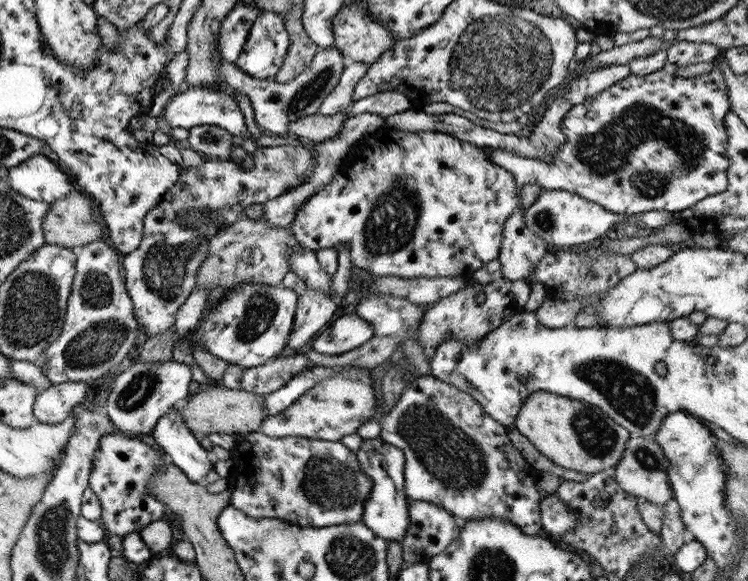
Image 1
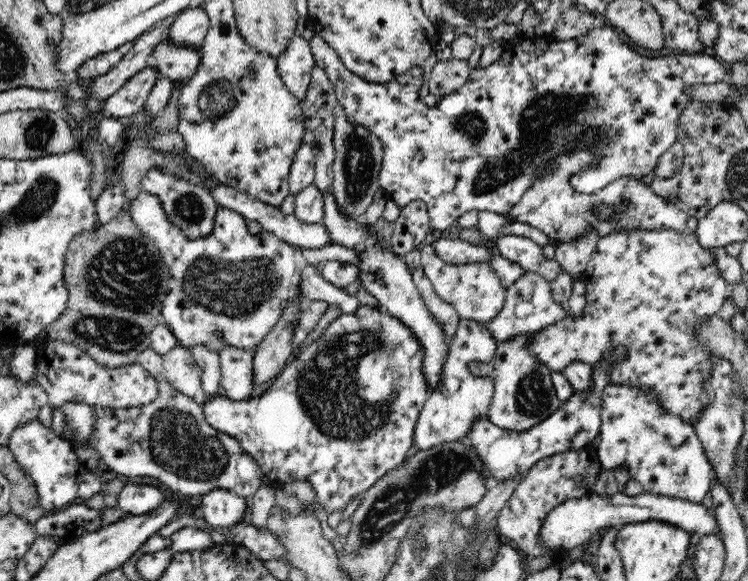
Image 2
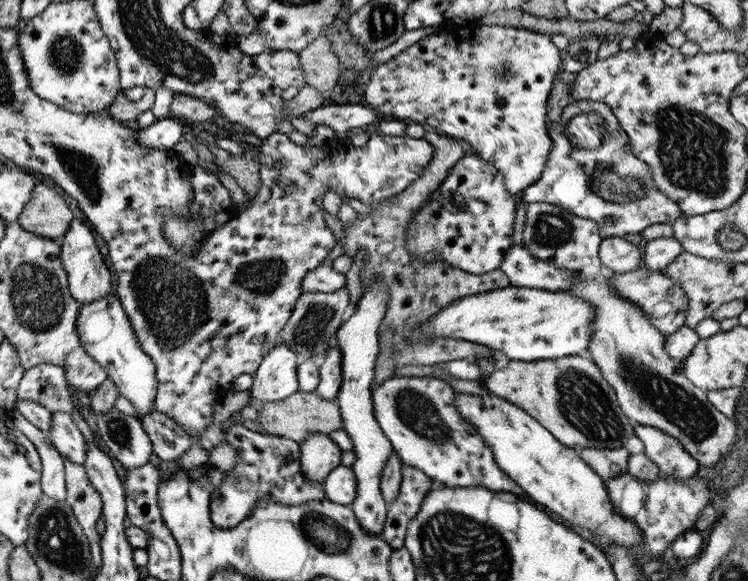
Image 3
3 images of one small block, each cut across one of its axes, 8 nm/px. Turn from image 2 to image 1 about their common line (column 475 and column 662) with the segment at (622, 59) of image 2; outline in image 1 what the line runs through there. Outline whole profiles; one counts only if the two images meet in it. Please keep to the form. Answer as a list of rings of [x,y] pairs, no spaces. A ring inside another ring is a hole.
[[[722,51],[711,60],[712,68],[707,74],[700,74],[693,78],[675,77],[663,70],[663,68],[647,75],[634,75],[629,73],[623,80],[611,84],[610,88],[600,91],[597,95],[587,98],[579,104],[573,105],[565,113],[565,116],[561,119],[561,123],[559,123],[559,129],[563,132],[565,141],[551,153],[549,163],[547,161],[539,161],[539,159],[531,159],[531,157],[520,157],[503,149],[485,147],[487,149],[487,155],[489,155],[489,161],[493,165],[497,165],[511,173],[518,188],[527,183],[537,184],[537,186],[541,186],[542,190],[547,191],[561,189],[580,196],[587,200],[587,202],[598,204],[603,210],[612,212],[613,214],[639,214],[649,210],[667,210],[667,212],[685,210],[697,204],[700,200],[707,198],[709,195],[713,196],[722,193],[726,187],[727,174],[725,174],[725,171],[727,171],[729,160],[727,160],[725,154],[727,130],[725,130],[723,119],[725,118],[725,113],[730,108],[729,102],[727,102],[725,82],[721,78],[721,72],[717,71],[717,61],[719,59],[723,59]]]

